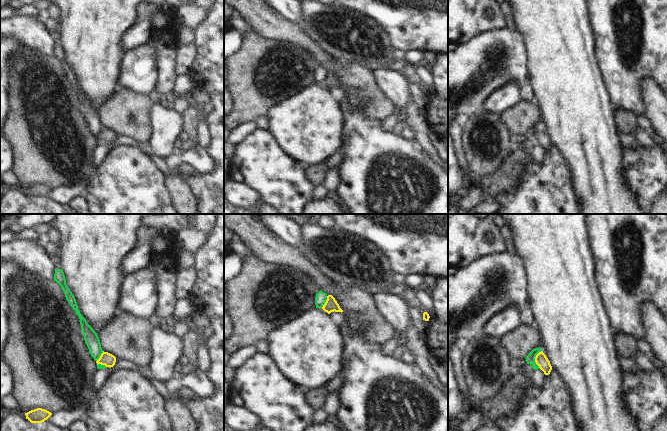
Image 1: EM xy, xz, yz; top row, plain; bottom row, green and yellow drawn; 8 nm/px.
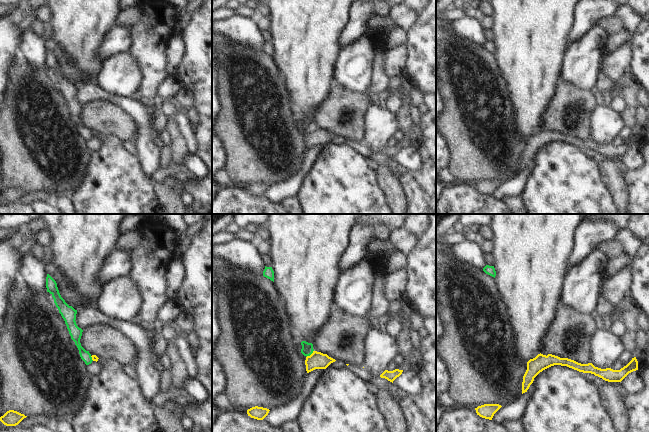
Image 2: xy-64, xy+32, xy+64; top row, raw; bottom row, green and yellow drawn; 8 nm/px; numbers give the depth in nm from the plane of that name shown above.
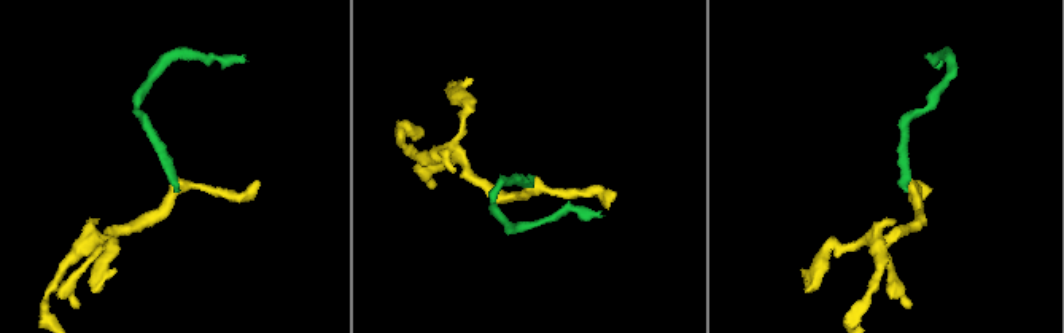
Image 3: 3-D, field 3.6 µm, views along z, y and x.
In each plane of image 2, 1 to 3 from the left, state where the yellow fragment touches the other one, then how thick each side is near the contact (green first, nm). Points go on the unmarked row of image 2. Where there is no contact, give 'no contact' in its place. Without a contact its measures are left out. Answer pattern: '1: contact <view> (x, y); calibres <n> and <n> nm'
1: contact xy-64 (91, 134); calibres 100 and 50 nm
2: contact xy+32 (310, 130); calibres 100 and 140 nm
3: no contact

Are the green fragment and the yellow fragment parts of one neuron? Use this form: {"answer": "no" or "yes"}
{"answer": "no"}

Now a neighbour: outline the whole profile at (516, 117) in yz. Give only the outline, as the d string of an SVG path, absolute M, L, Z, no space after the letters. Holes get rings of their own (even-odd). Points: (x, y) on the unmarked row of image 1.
M522 100L507 109L500 120L510 134L526 134L533 125L542 123L536 102L527 103Z

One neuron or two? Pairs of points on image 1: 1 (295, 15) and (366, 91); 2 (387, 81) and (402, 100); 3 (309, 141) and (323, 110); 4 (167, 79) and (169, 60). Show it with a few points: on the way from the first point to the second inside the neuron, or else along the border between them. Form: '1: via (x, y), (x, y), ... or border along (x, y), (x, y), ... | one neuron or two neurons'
1: border along (278, 10), (289, 19), (298, 23) | two neurons
2: via (392, 86), (401, 95) | one neuron
3: via (311, 133), (311, 124), (315, 118) | one neuron
4: via (167, 74), (167, 65) | one neuron

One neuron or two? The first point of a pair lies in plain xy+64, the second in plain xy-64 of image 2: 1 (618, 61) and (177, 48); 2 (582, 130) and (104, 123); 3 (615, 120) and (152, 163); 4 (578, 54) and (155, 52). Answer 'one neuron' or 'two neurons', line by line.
1: one neuron
2: one neuron
3: one neuron
4: two neurons

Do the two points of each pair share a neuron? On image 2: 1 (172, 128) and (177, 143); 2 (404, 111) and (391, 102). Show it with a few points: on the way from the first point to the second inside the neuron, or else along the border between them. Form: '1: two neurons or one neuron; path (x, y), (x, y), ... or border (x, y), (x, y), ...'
1: one neuron; path (174, 132), (177, 139)
2: two neurons; border (402, 100), (401, 106), (395, 114)

